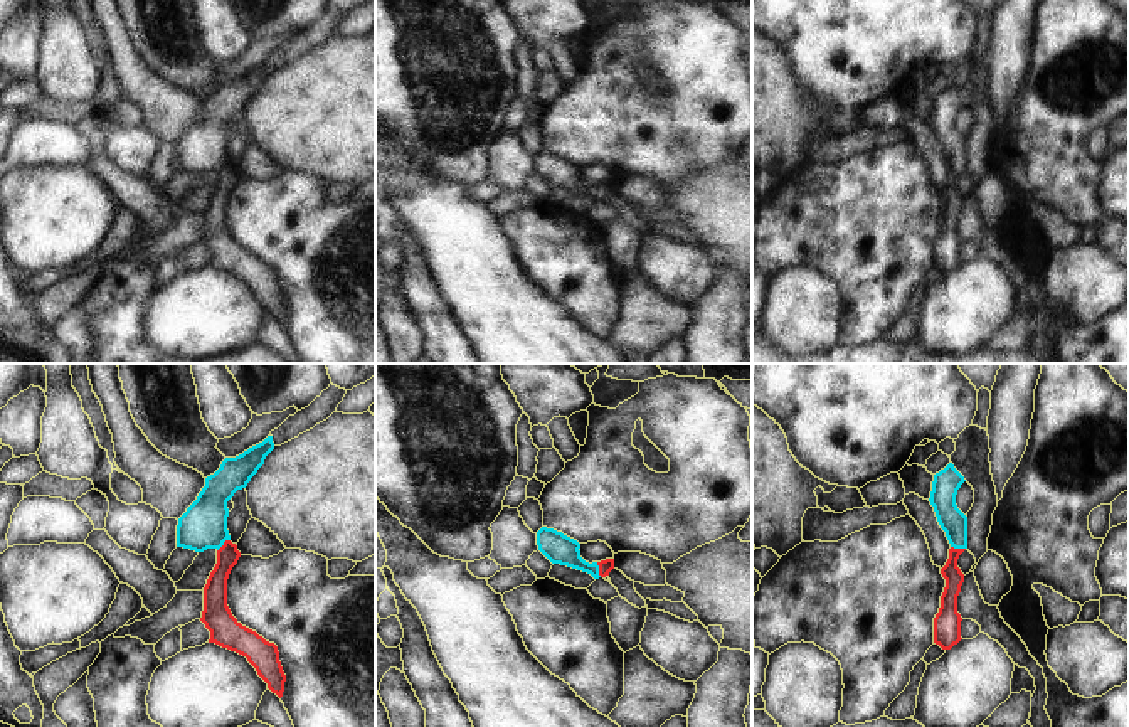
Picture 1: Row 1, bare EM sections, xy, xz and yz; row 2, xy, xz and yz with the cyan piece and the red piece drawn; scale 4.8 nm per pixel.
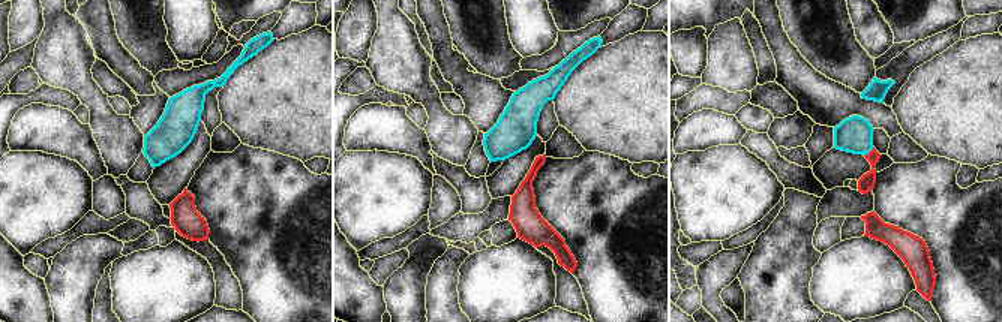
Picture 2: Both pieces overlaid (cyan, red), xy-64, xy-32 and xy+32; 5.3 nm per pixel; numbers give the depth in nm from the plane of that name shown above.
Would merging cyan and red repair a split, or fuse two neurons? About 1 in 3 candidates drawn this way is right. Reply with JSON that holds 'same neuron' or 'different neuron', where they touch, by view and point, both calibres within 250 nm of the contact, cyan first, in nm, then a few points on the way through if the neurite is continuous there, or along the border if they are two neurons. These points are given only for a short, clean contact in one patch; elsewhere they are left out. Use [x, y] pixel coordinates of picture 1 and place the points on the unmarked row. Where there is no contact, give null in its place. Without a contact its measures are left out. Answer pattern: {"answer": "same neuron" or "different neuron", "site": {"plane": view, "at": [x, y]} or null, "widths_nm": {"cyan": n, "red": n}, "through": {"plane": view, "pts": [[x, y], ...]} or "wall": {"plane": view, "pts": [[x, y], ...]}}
{"answer": "same neuron", "site": {"plane": "xy", "at": [222, 167]}, "widths_nm": {"cyan": 220, "red": 110}, "through": {"plane": "xy", "pts": [[204, 148], [222, 167], [222, 192], [216, 212]]}}

